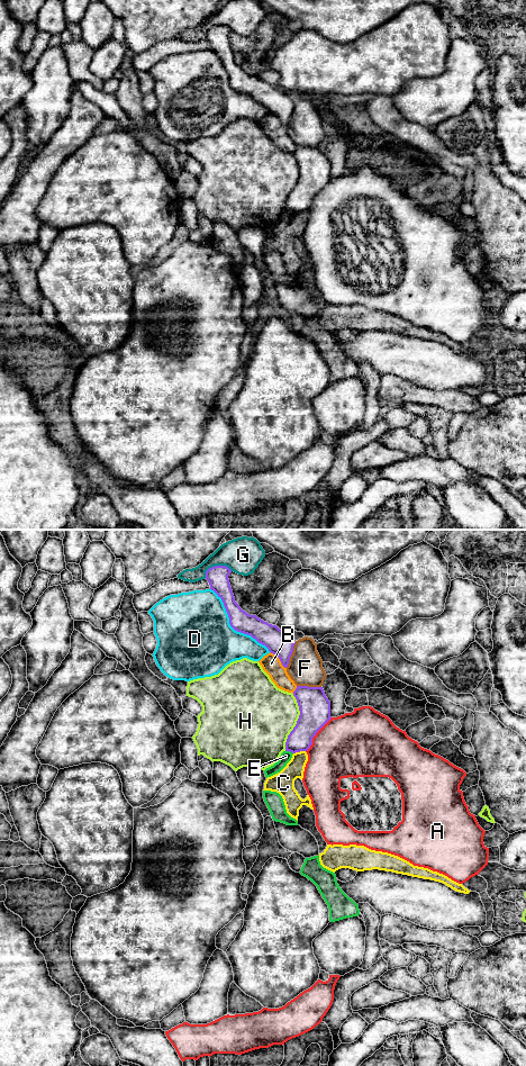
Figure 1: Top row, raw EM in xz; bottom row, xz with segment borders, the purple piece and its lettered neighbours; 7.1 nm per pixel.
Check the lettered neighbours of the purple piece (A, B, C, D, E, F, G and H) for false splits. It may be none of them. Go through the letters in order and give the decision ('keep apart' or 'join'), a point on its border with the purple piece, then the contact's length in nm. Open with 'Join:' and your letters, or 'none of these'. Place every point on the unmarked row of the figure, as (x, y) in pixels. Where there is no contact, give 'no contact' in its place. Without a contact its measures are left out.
Join: none of these
A: keep apart; meets purple in xz at (315, 195); contact 320 nm long
B: keep apart; meets purple in xz at (279, 118); contact 170 nm long
C: keep apart; meets purple in xz at (299, 211); contact 90 nm long
D: keep apart; meets purple in xz at (232, 87); contact 600 nm long
E: keep apart; meets purple in xz at (289, 210); contact 60 nm long
F: keep apart; meets purple in xz at (291, 114); contact 200 nm long
G: keep apart; meets purple in xz at (216, 26); contact 200 nm long
H: keep apart; meets purple in xz at (297, 182); contact 420 nm long

